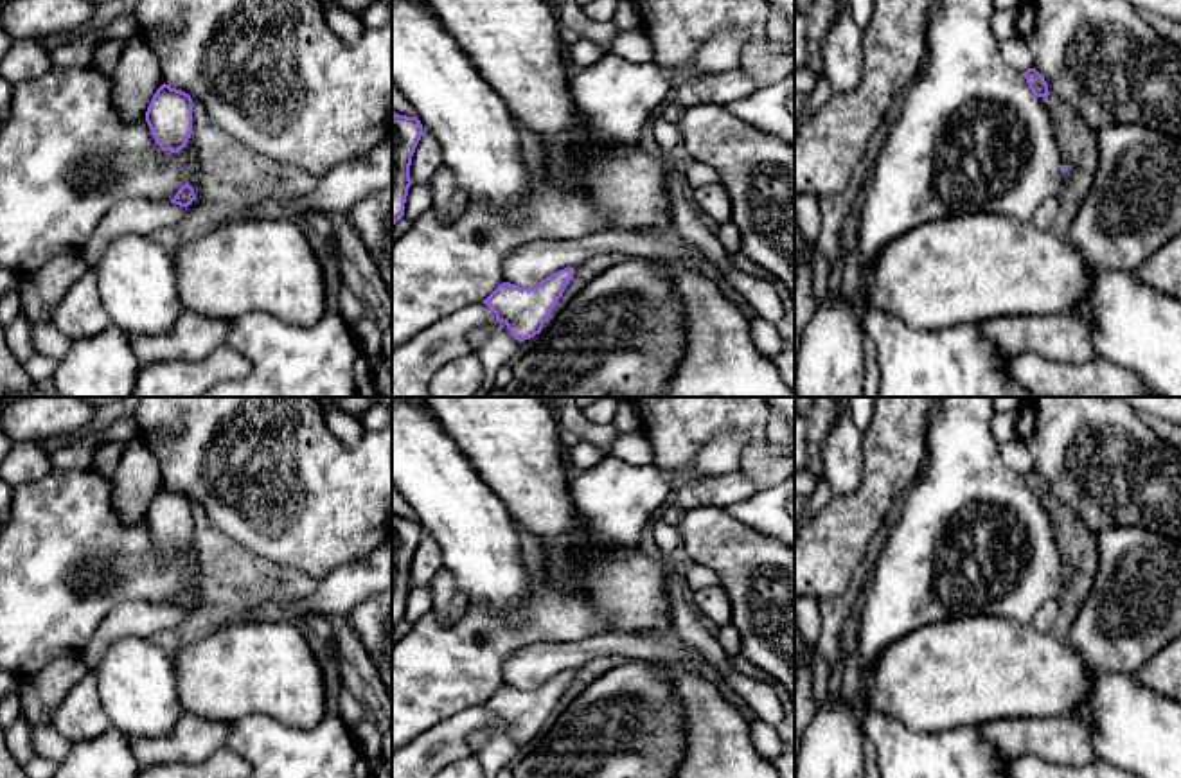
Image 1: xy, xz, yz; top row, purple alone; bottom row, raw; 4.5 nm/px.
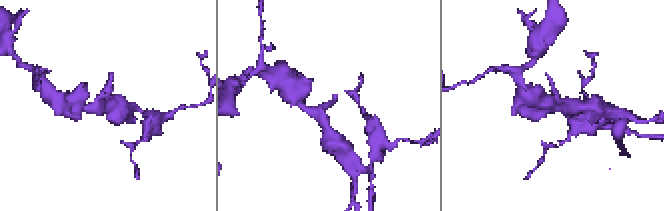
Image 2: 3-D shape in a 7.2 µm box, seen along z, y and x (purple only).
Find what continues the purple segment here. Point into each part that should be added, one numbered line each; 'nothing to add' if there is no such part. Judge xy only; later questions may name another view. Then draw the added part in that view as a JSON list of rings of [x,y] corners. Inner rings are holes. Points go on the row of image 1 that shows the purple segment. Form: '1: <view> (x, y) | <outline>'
nothing to add

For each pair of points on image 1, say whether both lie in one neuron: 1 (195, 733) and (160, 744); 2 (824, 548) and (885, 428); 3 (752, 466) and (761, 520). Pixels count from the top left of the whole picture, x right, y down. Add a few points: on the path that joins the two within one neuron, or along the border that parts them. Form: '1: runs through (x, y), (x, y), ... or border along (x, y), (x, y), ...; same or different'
1: runs through (186, 742), (169, 744); same
2: runs through (854, 518), (879, 489), (885, 478), (885, 459); same
3: border along (775, 486), (759, 491); different

